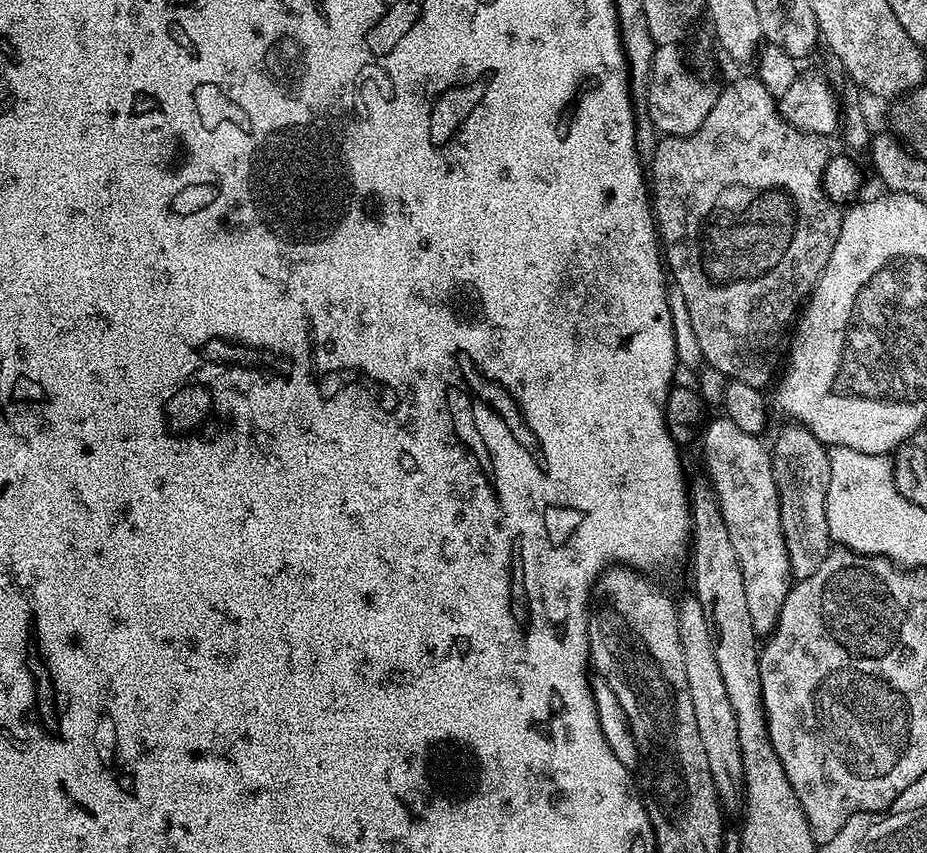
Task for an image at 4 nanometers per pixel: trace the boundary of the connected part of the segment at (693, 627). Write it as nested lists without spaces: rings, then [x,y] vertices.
[[[688,594],[678,600],[676,621],[678,622],[678,642],[682,646],[682,659],[686,661],[686,686],[690,688],[690,703],[694,706],[694,723],[698,726],[698,739],[702,742],[702,750],[706,752],[706,762],[716,791],[716,798],[725,809],[739,809],[742,804],[742,784],[738,779],[740,747],[734,726],[734,712],[730,710],[726,686],[722,683],[722,674],[718,671],[718,662],[715,661],[714,650],[710,646],[710,630],[706,630],[706,614],[702,614],[702,602],[698,602],[695,594]]]

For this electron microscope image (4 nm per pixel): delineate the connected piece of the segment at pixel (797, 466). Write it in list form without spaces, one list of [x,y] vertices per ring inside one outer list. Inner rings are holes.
[[[785,423],[785,428],[770,444],[774,486],[778,492],[780,526],[793,581],[805,580],[828,557],[830,541],[826,526],[826,486],[830,478],[828,448],[799,424]]]

